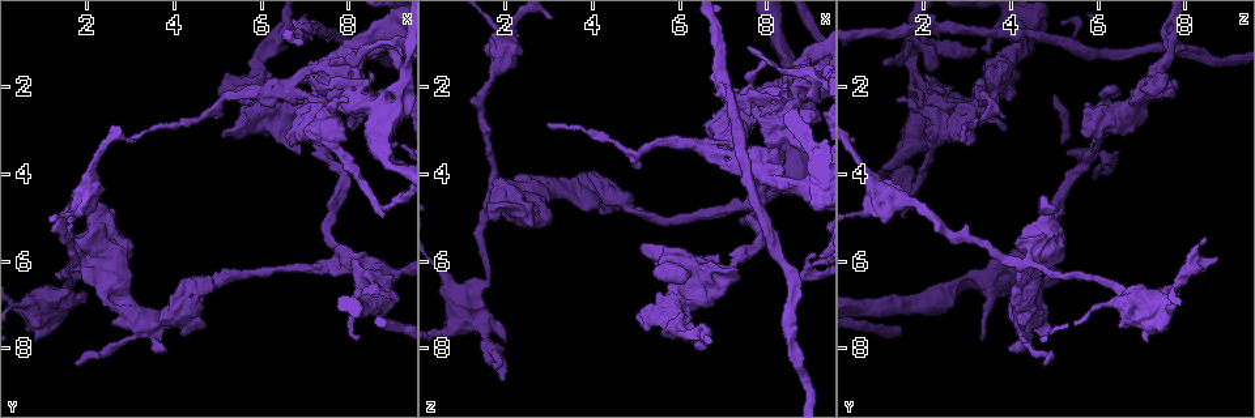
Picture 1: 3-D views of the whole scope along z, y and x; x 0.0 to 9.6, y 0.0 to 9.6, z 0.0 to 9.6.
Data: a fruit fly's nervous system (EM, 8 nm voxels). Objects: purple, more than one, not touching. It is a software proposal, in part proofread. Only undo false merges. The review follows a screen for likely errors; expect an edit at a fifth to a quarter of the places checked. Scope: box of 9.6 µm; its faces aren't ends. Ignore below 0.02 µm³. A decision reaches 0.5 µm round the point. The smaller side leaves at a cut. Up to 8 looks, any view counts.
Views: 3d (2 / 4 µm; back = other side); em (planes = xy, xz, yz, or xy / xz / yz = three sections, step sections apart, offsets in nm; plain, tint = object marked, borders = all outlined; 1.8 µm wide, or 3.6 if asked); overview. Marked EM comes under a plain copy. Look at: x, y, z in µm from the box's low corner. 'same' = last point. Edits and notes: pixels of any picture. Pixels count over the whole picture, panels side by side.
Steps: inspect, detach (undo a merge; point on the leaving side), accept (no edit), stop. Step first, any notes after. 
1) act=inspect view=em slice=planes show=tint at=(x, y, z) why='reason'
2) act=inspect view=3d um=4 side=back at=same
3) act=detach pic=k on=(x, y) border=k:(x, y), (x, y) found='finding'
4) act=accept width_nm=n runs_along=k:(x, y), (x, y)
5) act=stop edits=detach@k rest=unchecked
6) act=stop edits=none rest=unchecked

act=inspect view=3d um=2 at=(5.80, 1.70, 7.40) why='touches itself'

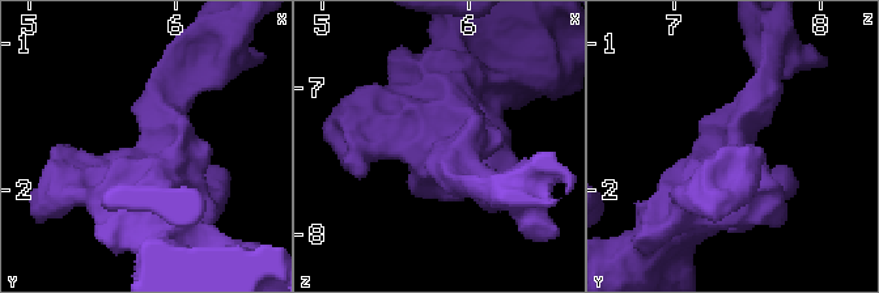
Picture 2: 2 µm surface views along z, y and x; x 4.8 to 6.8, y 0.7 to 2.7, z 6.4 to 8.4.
act=inspect view=em slice=yz step=16 show=borders at=(5.82, 1.74, 7.40) why='need the tissue'

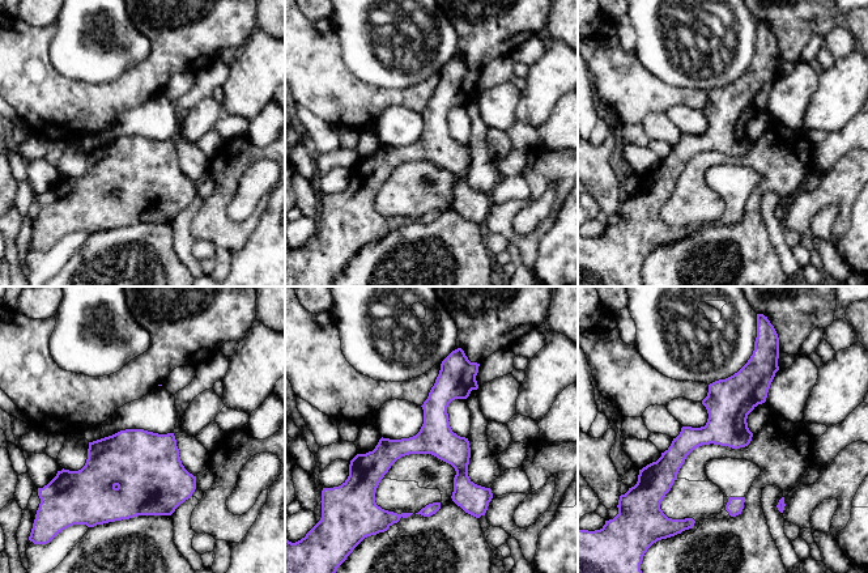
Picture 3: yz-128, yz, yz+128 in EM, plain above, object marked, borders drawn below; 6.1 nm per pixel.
act=accept runs_along=3:(451, 357), (435, 424), (373, 484) found='all the same cell'

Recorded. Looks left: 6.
act=inspect view=em slice=planes show=tint at=(7.65, 6.00, 4.80)

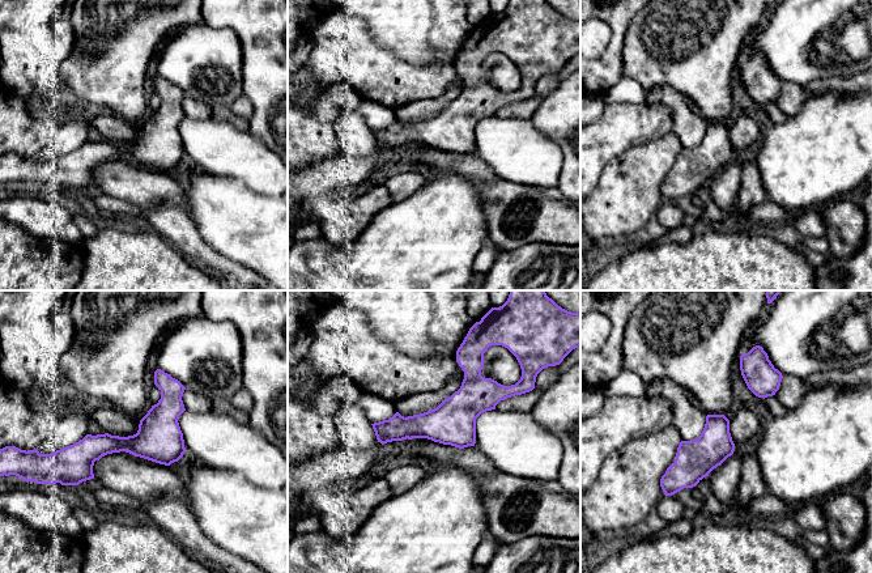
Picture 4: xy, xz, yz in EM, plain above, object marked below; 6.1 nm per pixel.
act=accept width_nm=220 found='continuous, no second cell'

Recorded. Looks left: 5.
act=inspect view=3d um=4 at=(8.95, 3.75, 6.20) why='narrows sharply'

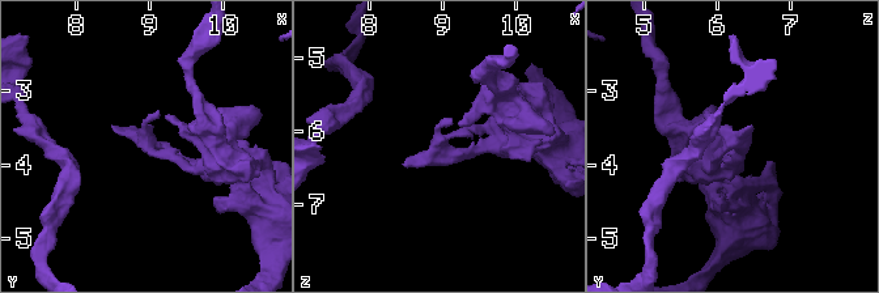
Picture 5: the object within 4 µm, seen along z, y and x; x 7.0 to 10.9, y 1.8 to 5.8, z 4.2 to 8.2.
act=inspect view=em um=3.6 slice=xy step=4 show=tint at=(9.00, 3.70, 6.20)

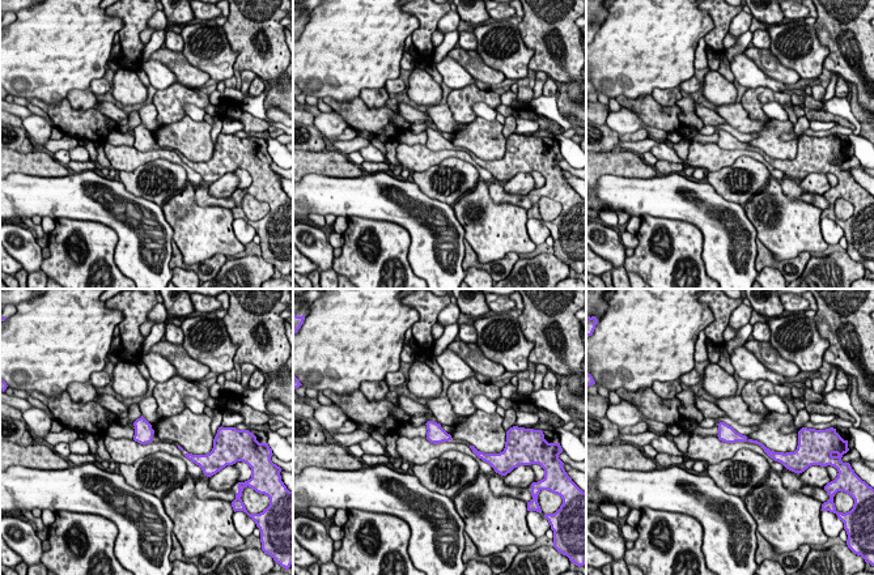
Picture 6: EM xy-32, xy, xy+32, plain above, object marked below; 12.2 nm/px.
act=inspect view=em um=3.6 slice=planes show=tint at=same why='another direction'

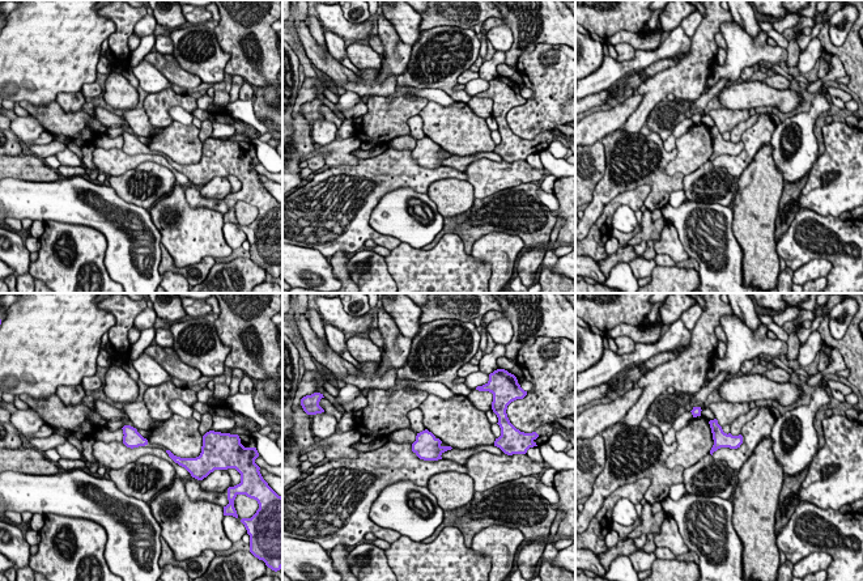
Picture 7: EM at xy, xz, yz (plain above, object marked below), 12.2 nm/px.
act=accept found='continuous, no second cell'

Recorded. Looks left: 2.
act=stop edits=none rest=unchecked

